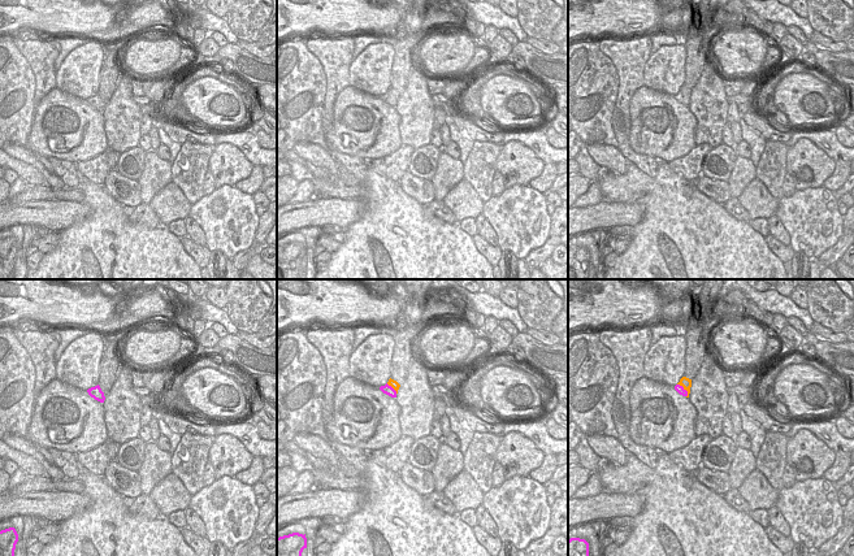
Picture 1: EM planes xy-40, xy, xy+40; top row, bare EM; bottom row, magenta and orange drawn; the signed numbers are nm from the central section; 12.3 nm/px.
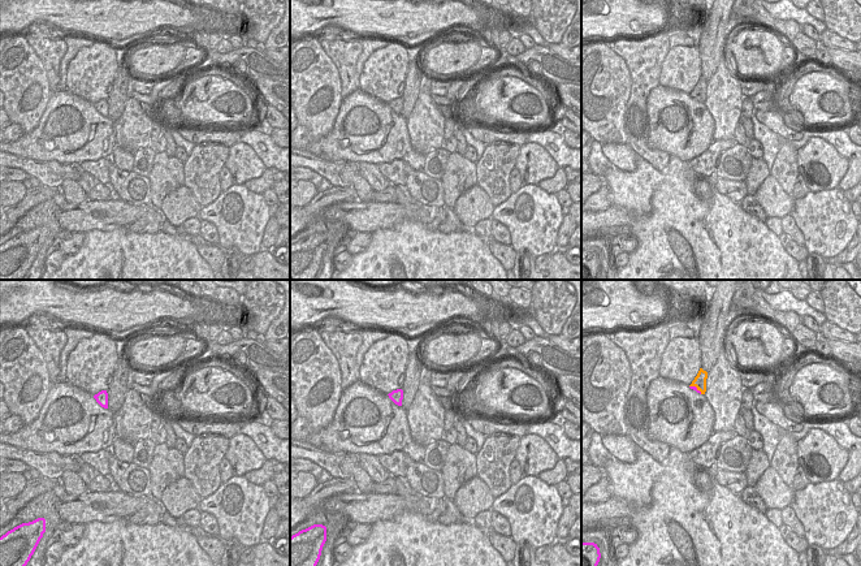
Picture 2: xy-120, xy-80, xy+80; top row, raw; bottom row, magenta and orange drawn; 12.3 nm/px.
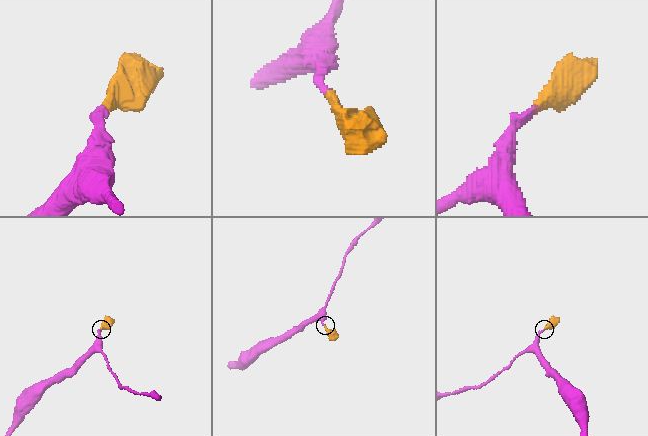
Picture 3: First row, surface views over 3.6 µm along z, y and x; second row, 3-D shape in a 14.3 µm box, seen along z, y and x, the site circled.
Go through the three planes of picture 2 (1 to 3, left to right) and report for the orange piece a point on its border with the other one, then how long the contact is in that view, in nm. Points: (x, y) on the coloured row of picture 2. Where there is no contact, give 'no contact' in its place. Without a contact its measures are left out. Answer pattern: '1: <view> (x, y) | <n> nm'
1: no contact
2: no contact
3: xy+80 (696, 388) | 190 nm

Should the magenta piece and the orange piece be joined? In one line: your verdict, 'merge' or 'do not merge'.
do not merge

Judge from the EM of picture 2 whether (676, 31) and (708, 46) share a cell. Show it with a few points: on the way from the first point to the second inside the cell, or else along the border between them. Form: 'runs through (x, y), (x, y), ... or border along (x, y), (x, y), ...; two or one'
border along (708, 13), (702, 21), (702, 31), (697, 47); two

